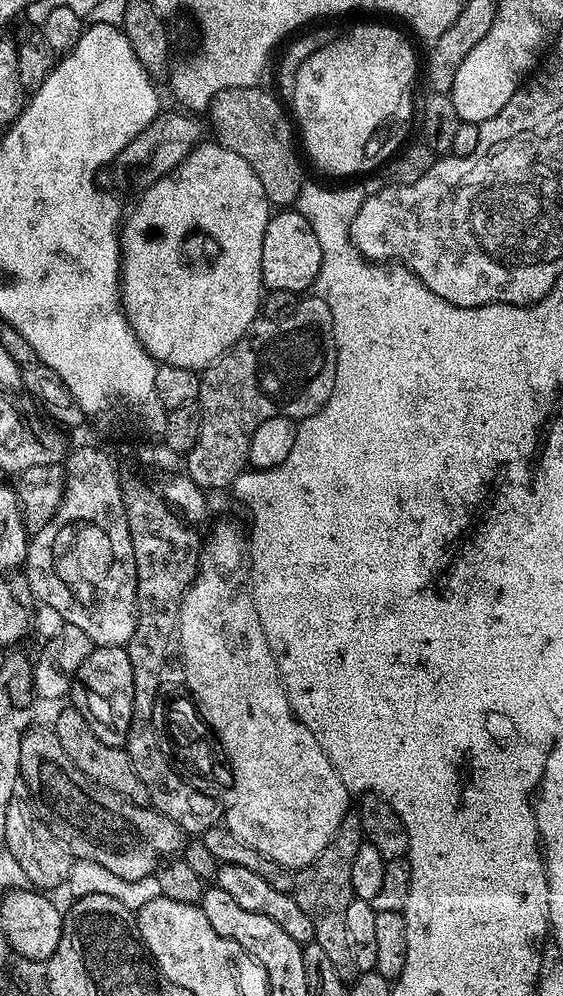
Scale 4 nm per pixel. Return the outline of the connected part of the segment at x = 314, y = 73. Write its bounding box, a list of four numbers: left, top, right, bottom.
[290,24,418,178]

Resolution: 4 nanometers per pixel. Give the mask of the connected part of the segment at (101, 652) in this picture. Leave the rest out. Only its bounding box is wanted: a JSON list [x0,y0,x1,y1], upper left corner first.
[70,647,134,748]

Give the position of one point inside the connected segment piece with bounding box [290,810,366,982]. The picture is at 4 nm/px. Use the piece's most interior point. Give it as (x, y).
(322, 888)

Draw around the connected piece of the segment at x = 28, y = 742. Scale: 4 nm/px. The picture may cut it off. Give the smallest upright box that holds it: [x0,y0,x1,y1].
[20,728,182,880]

